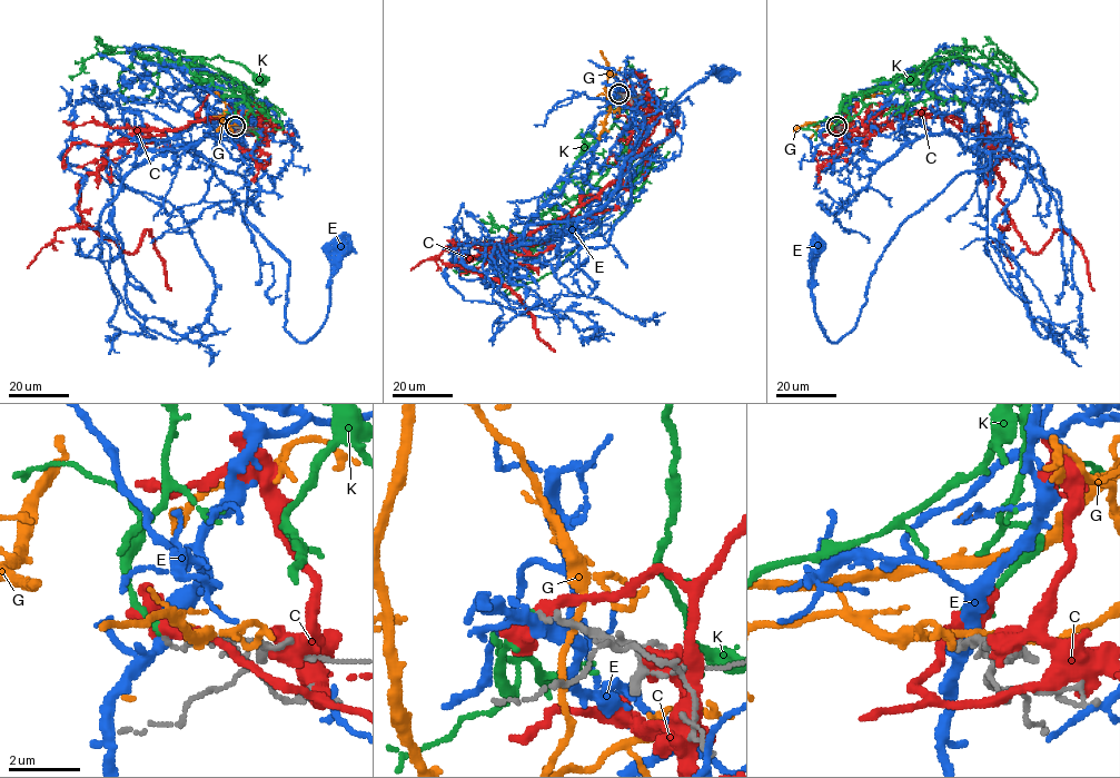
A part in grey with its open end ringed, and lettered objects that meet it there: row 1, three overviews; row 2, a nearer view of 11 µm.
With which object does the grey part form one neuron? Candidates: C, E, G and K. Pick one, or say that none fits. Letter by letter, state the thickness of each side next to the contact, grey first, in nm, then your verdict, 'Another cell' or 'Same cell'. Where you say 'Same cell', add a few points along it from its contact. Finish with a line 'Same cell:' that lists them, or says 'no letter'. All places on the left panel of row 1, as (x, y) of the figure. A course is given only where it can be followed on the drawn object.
C: Thickness 150 nm (grey) against 400 nm. Another cell
E: Thickness 150 nm (grey) against 320 nm. Another cell
G: Thickness 170 nm (grey) against 160 nm. Another cell
K: Thickness 140 nm (grey) against 150 nm. Same cell. Its course: (235, 126), (240, 84), (198, 57), (162, 66), (147, 97), (121, 95), (196, 57), (221, 57), (258, 79)
Same cell: K

